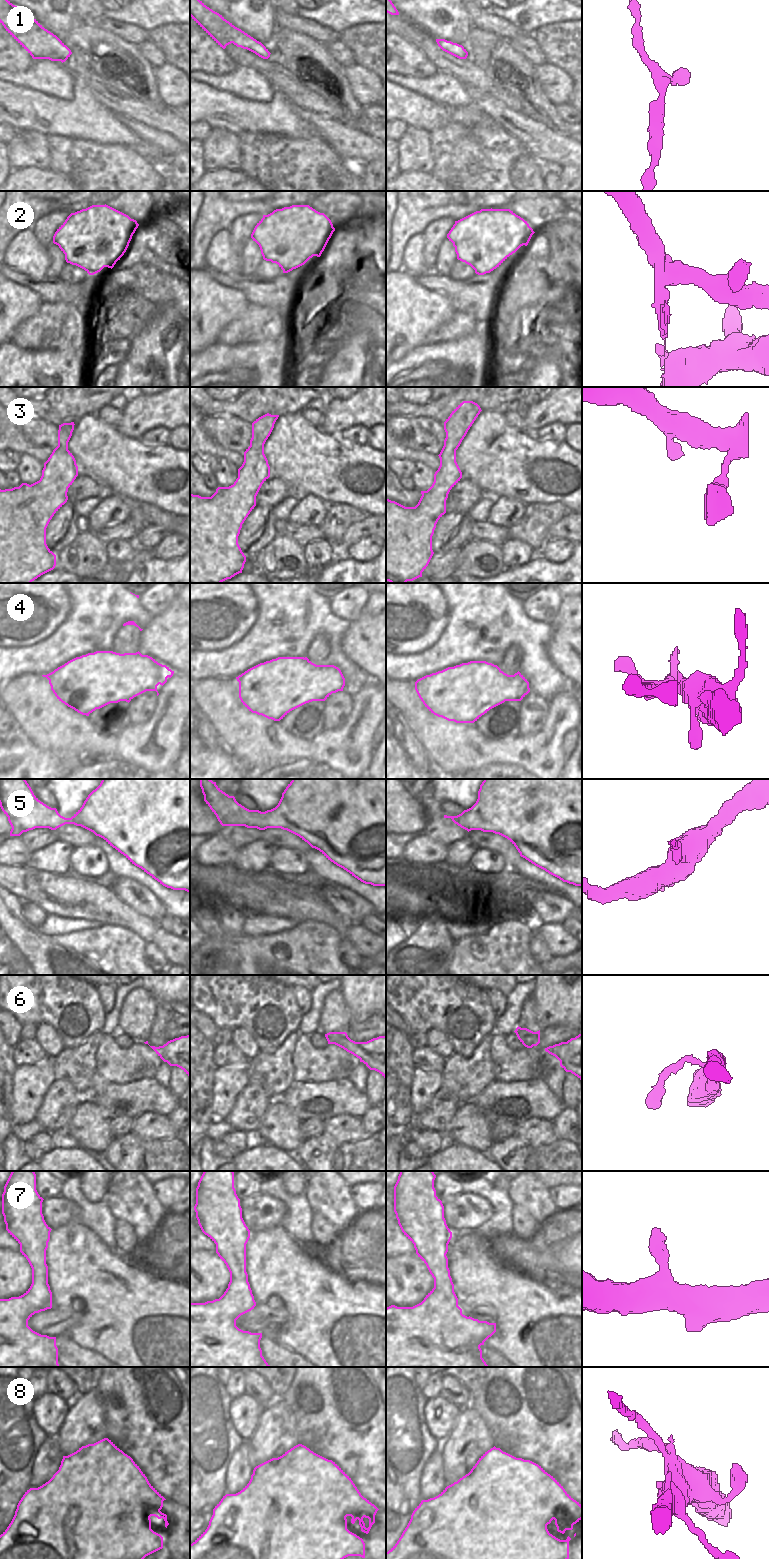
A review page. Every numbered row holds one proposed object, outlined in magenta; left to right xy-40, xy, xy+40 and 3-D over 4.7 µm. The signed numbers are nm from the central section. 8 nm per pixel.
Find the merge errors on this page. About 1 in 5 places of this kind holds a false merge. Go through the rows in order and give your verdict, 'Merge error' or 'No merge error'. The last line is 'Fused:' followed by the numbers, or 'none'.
1: No merge error
2: Merge error
3: No merge error
4: Merge error
5: No merge error
6: No merge error
7: No merge error
8: Merge error
Fused: 2, 4, 8.

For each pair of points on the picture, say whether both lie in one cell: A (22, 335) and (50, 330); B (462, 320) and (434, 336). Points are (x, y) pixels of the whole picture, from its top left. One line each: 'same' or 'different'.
A: same
B: same

